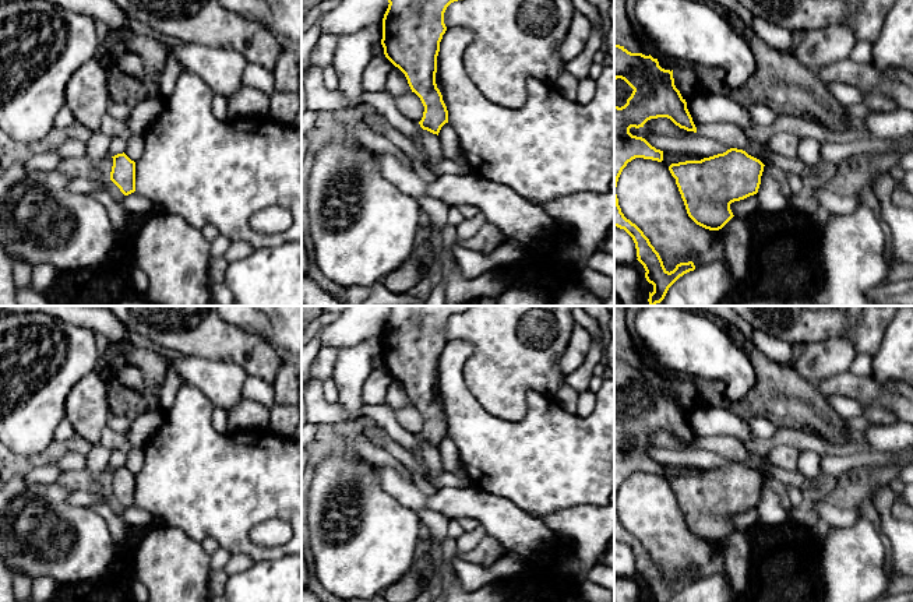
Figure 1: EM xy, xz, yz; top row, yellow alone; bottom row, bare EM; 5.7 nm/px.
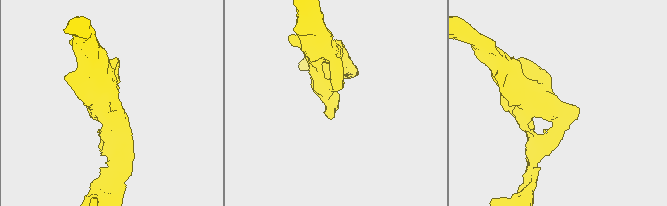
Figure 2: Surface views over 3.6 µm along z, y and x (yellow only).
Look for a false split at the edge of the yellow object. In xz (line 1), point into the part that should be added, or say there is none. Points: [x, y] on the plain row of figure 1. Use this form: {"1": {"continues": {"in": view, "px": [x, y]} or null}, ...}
{"1": {"continues": null}}

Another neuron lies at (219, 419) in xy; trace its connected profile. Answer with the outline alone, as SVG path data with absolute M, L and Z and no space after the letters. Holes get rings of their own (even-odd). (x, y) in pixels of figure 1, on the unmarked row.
M215 408L215 411L212 413L212 425L214 425L216 432L228 433L226 411L223 411L222 408Z

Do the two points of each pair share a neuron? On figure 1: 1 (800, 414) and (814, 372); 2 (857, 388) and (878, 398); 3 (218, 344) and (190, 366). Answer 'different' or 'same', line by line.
1: different
2: same
3: different

